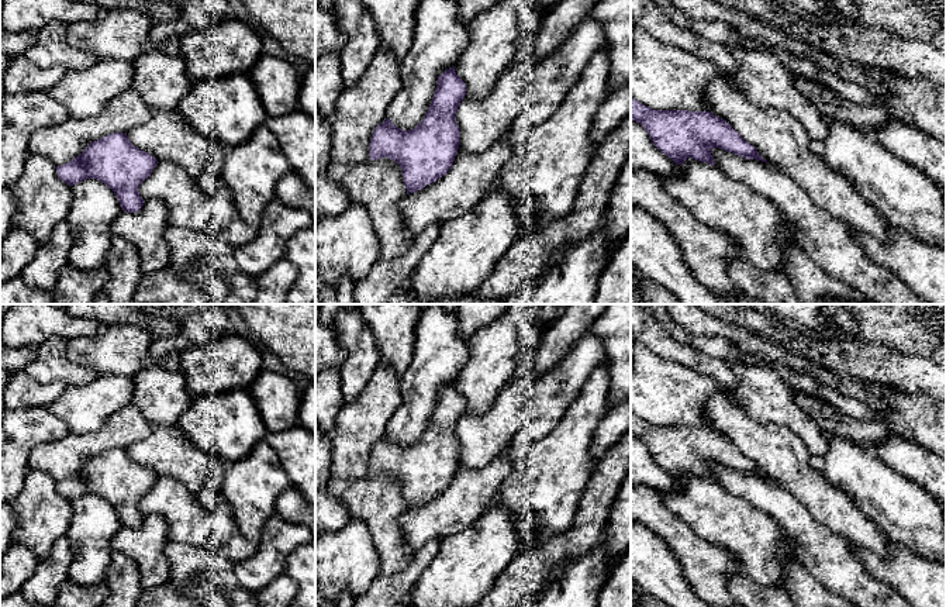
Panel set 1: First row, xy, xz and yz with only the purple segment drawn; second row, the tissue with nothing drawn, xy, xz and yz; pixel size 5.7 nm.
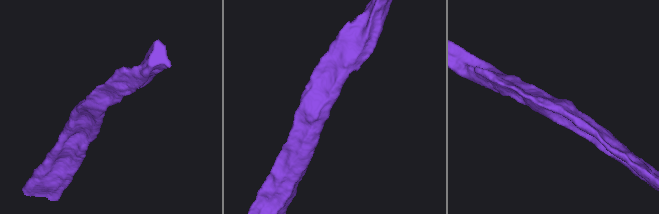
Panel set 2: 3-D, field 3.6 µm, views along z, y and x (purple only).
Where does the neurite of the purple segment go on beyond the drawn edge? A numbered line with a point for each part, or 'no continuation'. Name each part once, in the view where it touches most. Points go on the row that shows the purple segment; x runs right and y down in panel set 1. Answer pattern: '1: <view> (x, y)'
no continuation

